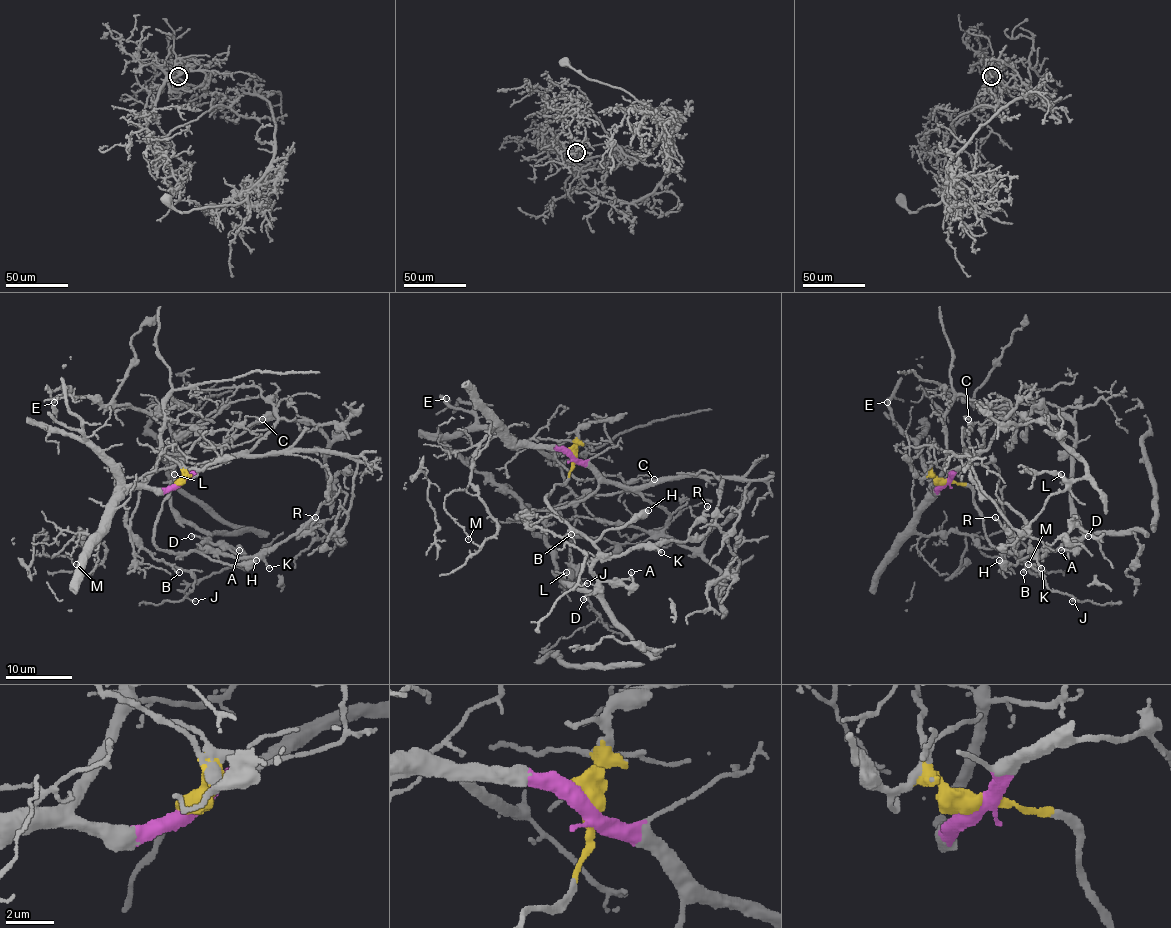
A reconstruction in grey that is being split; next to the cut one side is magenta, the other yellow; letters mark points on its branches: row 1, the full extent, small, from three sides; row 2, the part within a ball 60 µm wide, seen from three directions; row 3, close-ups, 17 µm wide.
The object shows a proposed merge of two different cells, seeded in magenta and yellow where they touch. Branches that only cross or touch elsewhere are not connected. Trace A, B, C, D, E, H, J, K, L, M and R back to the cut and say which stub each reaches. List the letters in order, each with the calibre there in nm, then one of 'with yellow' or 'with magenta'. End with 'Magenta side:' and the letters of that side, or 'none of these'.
A: 180 nm thick; with yellow
B: 130 nm thick; with magenta
C: 120 nm thick; with magenta
D: 170 nm thick; with yellow
E: 110 nm thick; with magenta
H: 460 nm thick; with yellow
J: 110 nm thick; with magenta
K: 200 nm thick; with yellow
L: 180 nm thick; with yellow
M: 80 nm thick; with magenta
R: 150 nm thick; with yellow
Magenta side: B, C, E, J, M

